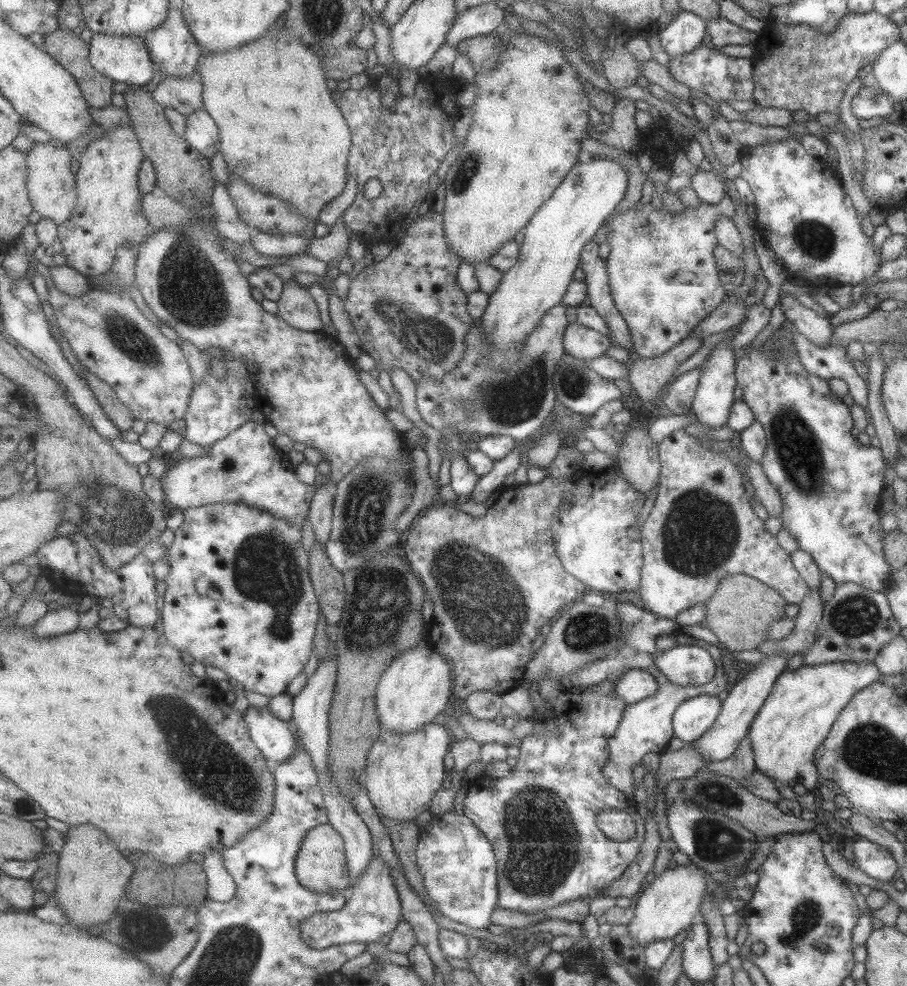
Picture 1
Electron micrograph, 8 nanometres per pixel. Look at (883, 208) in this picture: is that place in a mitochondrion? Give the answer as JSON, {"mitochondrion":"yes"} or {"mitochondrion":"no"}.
{"mitochondrion":"no"}

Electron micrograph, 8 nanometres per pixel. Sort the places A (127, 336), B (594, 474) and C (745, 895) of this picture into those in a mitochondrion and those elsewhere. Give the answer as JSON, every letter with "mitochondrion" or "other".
{"A":"mitochondrion","B":"other","C":"other"}

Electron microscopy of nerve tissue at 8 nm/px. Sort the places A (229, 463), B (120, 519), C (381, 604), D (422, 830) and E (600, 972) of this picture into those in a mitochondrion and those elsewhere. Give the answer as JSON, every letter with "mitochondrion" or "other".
{"A":"mitochondrion","B":"mitochondrion","C":"mitochondrion","D":"other","E":"other"}

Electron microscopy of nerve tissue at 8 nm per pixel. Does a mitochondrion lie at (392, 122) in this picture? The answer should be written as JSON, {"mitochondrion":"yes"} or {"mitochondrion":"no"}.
{"mitochondrion":"no"}

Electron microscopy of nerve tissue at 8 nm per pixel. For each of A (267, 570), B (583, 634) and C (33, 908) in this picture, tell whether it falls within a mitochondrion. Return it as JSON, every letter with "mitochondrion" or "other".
{"A":"mitochondrion","B":"mitochondrion","C":"other"}

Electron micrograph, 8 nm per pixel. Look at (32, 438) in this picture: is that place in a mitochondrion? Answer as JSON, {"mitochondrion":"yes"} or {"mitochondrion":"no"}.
{"mitochondrion":"no"}

